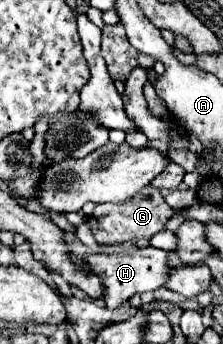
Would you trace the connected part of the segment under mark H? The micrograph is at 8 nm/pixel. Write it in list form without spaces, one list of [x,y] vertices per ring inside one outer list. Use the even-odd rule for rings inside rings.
[[[63,230],[63,242],[67,242],[67,252],[71,254],[71,258],[75,258],[75,262],[79,262],[79,266],[87,266],[91,274],[99,274],[99,278],[103,278],[103,298],[109,308],[117,308],[121,302],[129,300],[137,292],[157,290],[167,280],[169,274],[167,250],[147,246],[143,250],[133,250],[133,252],[113,252],[113,250],[93,252],[85,244],[81,244],[75,232],[67,230]]]

